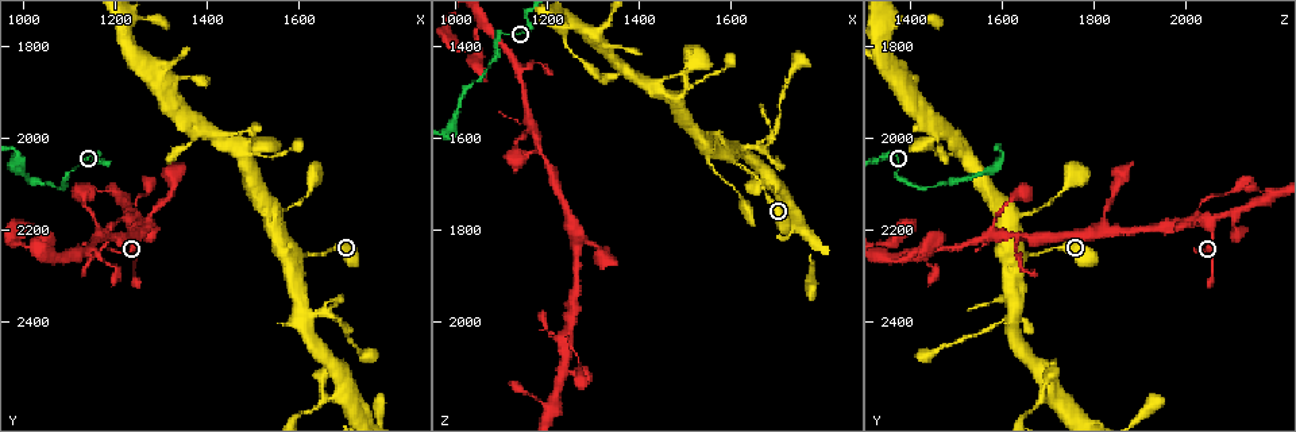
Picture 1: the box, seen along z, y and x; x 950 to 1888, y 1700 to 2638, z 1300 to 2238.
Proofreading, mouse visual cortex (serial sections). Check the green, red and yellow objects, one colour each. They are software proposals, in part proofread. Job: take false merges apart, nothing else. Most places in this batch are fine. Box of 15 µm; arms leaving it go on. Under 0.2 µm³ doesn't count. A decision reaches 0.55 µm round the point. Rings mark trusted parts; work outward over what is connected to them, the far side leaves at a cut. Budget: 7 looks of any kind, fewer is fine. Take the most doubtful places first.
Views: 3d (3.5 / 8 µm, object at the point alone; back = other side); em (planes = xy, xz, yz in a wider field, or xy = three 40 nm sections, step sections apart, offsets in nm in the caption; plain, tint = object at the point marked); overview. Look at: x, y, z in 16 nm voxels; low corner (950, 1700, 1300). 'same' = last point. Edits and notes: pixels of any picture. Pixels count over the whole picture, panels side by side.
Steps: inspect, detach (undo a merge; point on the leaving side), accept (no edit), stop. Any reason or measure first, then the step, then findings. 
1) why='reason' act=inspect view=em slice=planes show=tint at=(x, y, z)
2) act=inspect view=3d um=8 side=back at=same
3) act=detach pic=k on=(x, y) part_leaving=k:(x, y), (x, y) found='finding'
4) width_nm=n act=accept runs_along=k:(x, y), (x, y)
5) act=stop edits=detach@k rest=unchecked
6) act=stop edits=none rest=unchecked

why='sharp bend' act=inspect view=3d um=3.5 at=(1245, 2180, 2035)

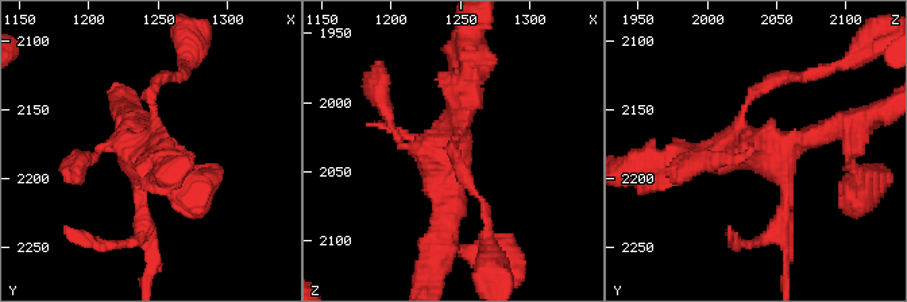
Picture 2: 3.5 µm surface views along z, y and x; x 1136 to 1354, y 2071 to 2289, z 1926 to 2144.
act=inspect view=em slice=xy step=5 show=tint at=(1238, 2180, 2038)

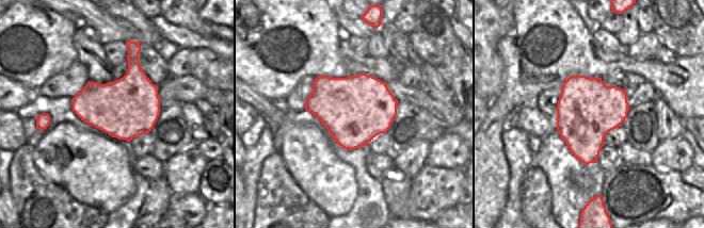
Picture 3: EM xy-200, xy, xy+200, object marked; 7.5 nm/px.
act=accept runs_along=2:(778, 227), (784, 177), (764, 148), (678, 157) found='all the same cell'

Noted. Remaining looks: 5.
why='side arm on a straight run' act=inspect view=3d um=3.5 side=back at=(1170, 2215, 1585)

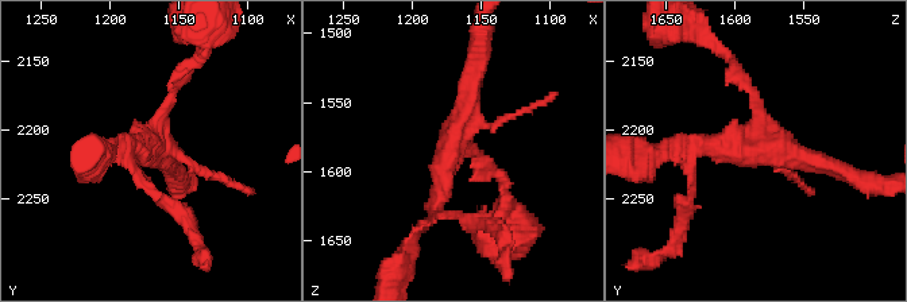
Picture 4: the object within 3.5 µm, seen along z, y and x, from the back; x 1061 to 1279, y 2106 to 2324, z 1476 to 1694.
act=inspect view=em slice=xy step=1 show=tint at=(1172, 2212, 1582)

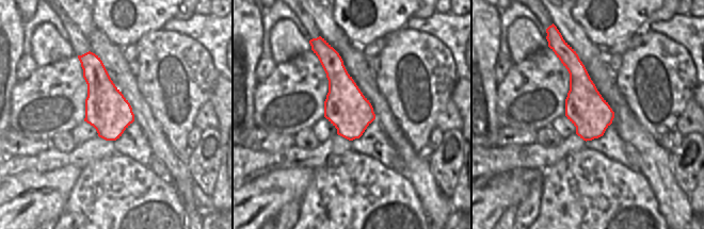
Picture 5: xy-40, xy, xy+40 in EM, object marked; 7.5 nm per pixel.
act=accept runs_along=4:(423, 225), (477, 66) found='all the same cell'

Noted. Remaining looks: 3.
why='branch point' act=inspect view=3d um=3.5 side=back at=(1625, 2380, 1620)

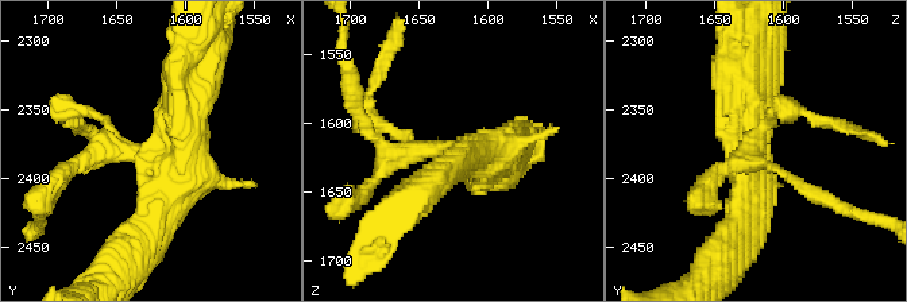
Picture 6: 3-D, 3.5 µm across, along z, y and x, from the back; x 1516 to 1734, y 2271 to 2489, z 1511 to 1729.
act=inspect view=em slice=xy step=1 show=tint at=same

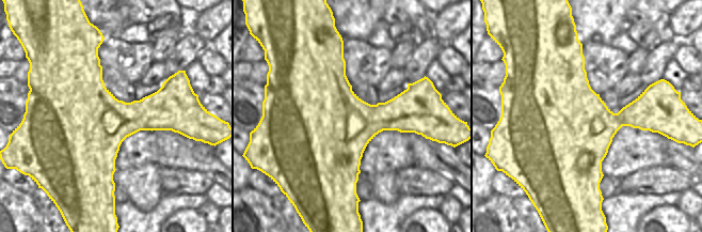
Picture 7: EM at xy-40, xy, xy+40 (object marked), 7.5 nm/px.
act=accept found='one cell here'

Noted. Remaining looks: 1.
act=stop edits=none rest=unchecked

